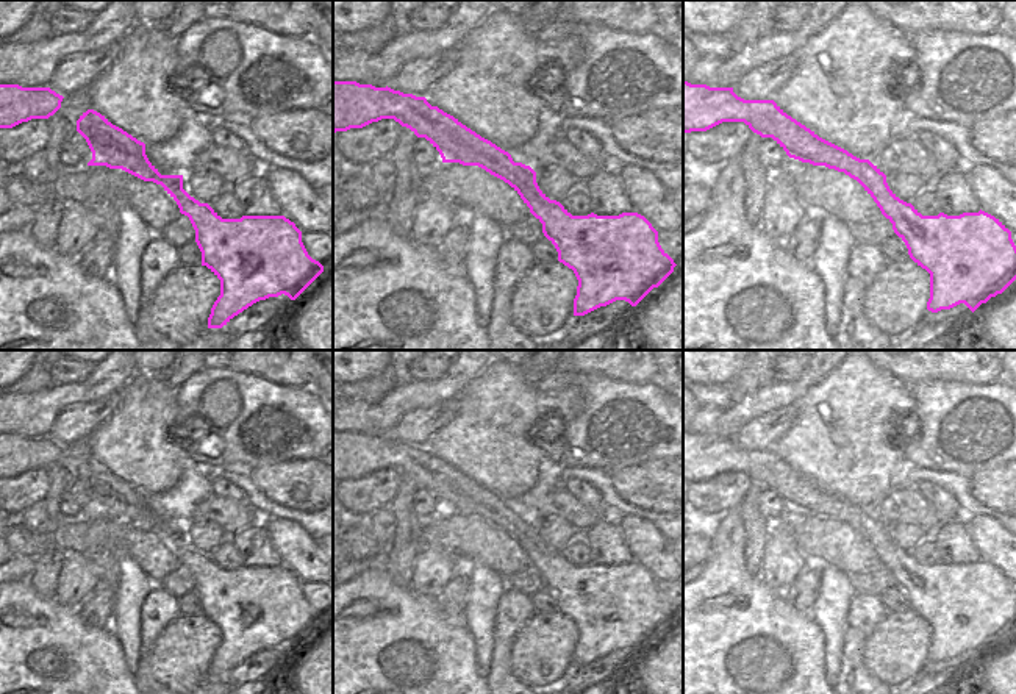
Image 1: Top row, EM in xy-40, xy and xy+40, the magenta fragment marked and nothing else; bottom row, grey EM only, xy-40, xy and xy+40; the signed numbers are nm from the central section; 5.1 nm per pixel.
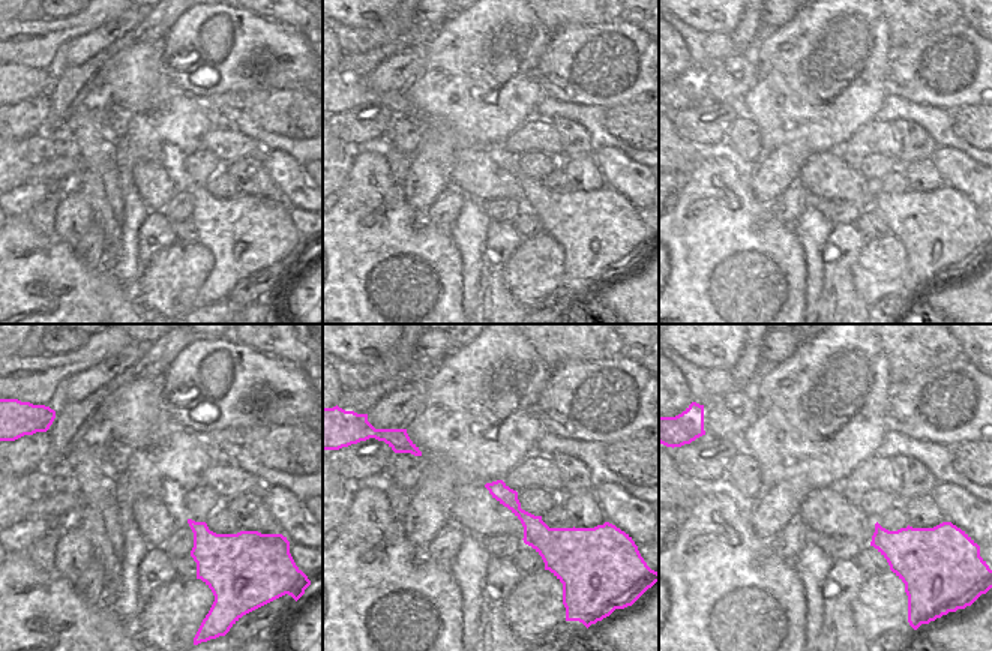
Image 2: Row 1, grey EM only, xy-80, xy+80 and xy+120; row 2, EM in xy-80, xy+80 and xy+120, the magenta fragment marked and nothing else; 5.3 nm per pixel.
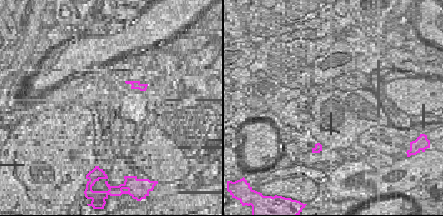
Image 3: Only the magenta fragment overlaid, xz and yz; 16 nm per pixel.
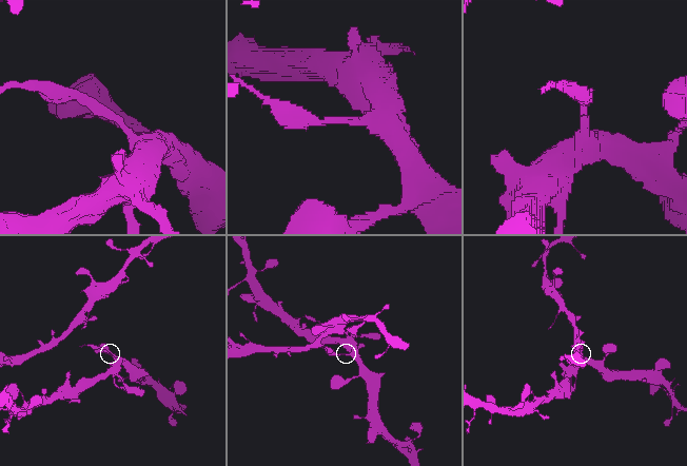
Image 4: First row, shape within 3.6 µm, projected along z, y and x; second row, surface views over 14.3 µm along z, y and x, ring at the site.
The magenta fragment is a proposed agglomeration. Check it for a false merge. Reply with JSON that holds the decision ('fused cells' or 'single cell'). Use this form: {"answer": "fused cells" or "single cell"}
{"answer": "fused cells"}

